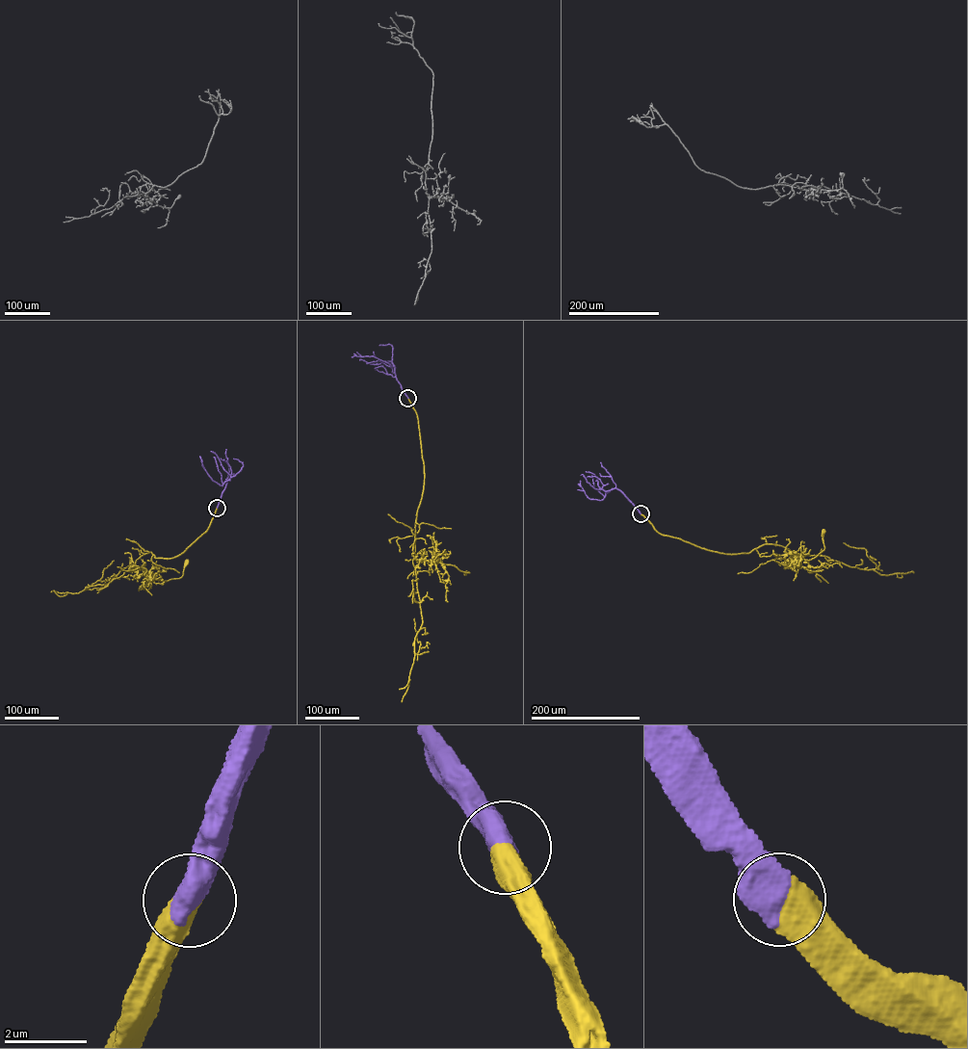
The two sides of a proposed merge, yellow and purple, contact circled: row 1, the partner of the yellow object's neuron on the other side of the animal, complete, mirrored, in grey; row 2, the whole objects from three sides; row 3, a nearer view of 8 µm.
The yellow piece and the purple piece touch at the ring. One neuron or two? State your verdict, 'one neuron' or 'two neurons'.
one neuron

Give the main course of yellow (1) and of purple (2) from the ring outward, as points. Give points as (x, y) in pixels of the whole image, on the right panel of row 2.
1: (640, 513), (661, 534), (729, 554), (748, 553), (770, 544), (809, 560), (824, 550), (824, 531)
2: (640, 513), (615, 488), (605, 491), (602, 500), (588, 497), (580, 481)

